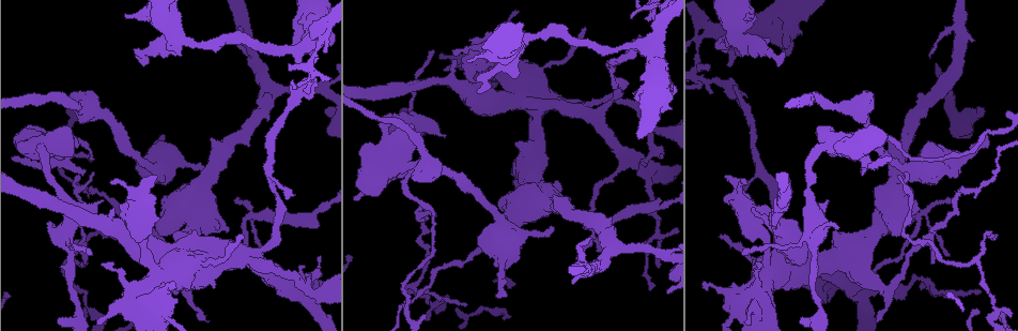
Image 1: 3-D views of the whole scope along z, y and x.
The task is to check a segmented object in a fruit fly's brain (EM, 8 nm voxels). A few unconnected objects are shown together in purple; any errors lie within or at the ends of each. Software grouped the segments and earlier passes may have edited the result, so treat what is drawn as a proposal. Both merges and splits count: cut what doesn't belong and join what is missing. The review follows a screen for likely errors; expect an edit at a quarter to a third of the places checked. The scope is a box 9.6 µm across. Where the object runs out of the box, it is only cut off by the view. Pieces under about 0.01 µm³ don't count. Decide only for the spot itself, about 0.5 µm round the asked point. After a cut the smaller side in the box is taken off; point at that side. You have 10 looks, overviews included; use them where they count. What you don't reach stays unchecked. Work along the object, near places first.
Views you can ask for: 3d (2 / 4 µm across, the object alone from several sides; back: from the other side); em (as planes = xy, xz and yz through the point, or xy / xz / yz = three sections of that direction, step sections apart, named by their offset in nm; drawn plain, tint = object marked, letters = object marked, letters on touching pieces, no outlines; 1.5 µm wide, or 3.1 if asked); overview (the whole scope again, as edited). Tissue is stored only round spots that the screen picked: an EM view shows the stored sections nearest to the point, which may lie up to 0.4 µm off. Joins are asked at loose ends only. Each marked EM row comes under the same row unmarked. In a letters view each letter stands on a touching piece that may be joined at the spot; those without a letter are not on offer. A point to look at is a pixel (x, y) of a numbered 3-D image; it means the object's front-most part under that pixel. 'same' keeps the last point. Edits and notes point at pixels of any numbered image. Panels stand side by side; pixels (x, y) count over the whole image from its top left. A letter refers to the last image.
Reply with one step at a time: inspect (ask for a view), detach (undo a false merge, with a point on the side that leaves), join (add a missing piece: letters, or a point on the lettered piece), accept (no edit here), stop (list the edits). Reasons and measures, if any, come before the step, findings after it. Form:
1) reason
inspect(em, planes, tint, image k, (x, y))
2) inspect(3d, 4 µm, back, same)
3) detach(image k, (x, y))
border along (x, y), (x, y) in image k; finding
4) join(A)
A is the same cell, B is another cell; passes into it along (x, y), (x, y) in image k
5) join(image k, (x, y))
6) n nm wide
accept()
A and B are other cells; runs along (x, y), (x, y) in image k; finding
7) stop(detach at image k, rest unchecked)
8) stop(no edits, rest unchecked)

thick end
inspect(3d, 2 µm, image 1, (574, 281))

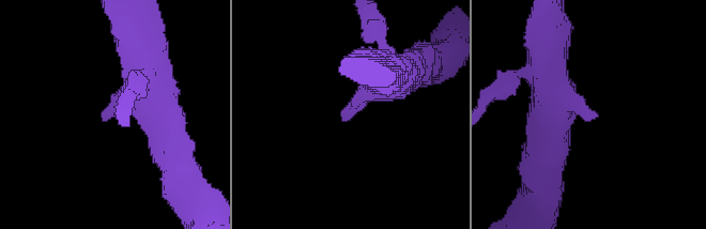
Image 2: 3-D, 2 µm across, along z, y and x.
inspect(em, planes, letters, image 2, (341, 118))

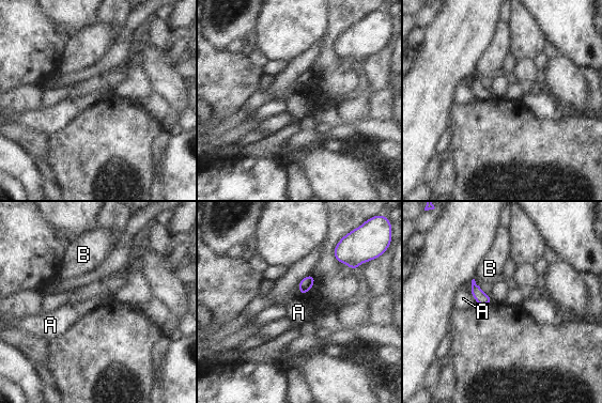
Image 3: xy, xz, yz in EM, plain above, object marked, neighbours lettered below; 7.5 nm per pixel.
accept()
A and B are other cells; border along (310, 273), (296, 285) in image 3; no lettered piece goes on from it

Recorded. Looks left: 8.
branch stops here
inspect(em, planes, tint, image 1, (668, 292))

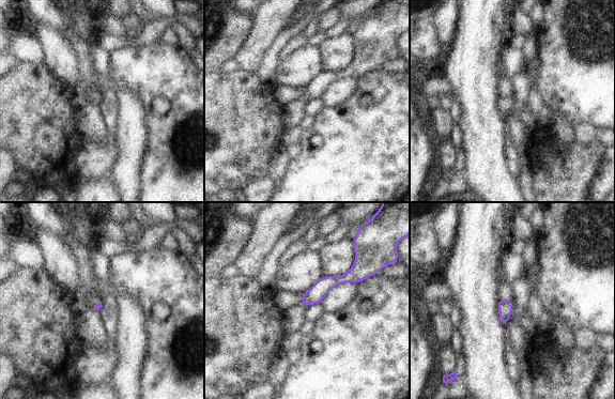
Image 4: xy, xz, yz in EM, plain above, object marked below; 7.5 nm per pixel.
what lies round it
inspect(em, planes, letters, same)

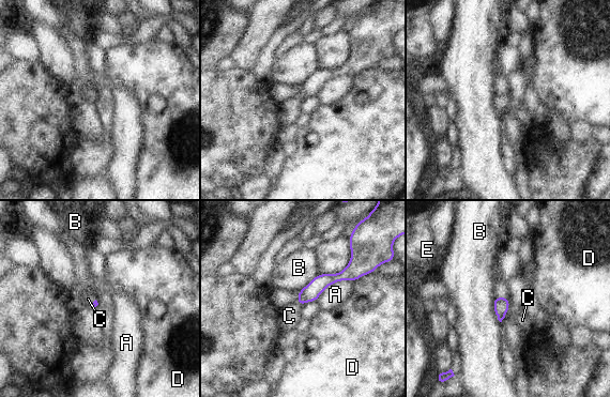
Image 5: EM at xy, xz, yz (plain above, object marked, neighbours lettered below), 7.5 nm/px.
A touches over 320 nm
join(C)
C is the same cell, A, B, D and E are other cells; it goes on there

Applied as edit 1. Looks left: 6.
abrupt turn
inspect(3d, 2 µm, image 1, (920, 216))

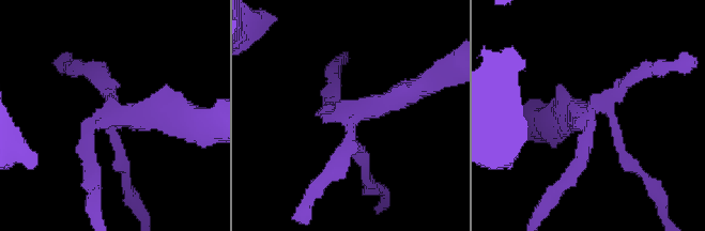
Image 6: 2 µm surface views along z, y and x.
shape alone is not enough
inspect(em, planes, letters, image 6, (590, 121))

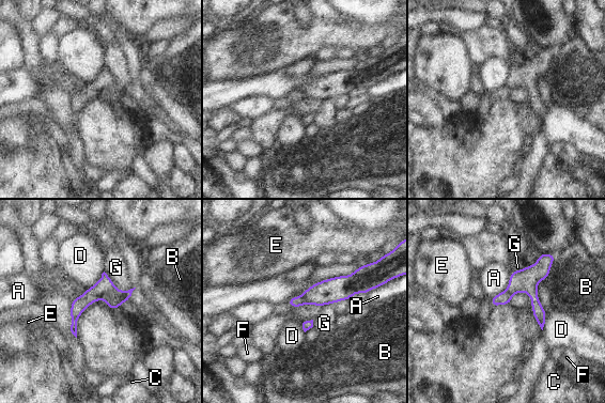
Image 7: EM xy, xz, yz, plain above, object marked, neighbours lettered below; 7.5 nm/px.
detach(image 7, (113, 299))
A, B, C, D, E, F and G are other cells; border along (114, 288), (104, 292), (98, 297) in image 7; two neurons meet here

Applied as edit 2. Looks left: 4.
inspect(overview)

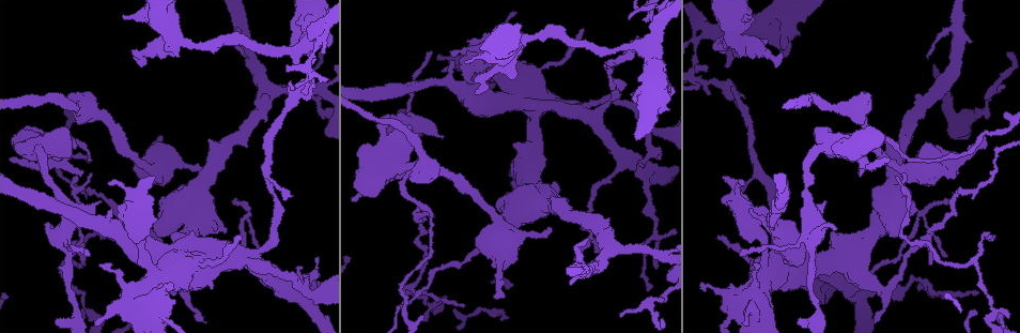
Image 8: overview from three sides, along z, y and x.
tapers out
inspect(em, xz, step 8, tint, image 8, (661, 320))

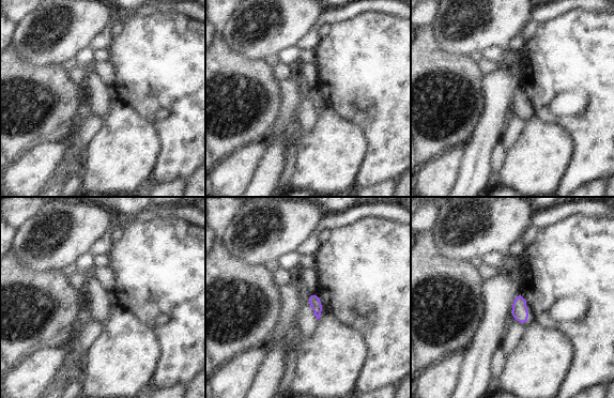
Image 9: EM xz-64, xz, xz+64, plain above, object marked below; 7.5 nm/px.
what lies round it
inspect(em, xz, step 8, letters, same)

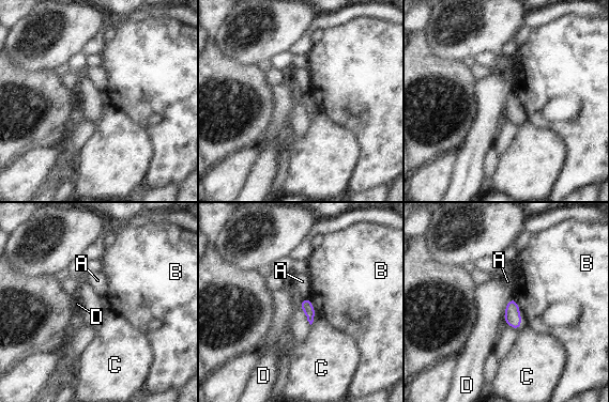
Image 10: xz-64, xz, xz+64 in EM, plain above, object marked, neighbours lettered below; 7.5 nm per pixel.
accept()
A, B, C and D are other cells; border along (511, 297), (504, 311), (503, 321) in image 10; no lettered piece goes on from it

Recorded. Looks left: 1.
stop(join at image 5, detach at image 7, rest unchecked)

